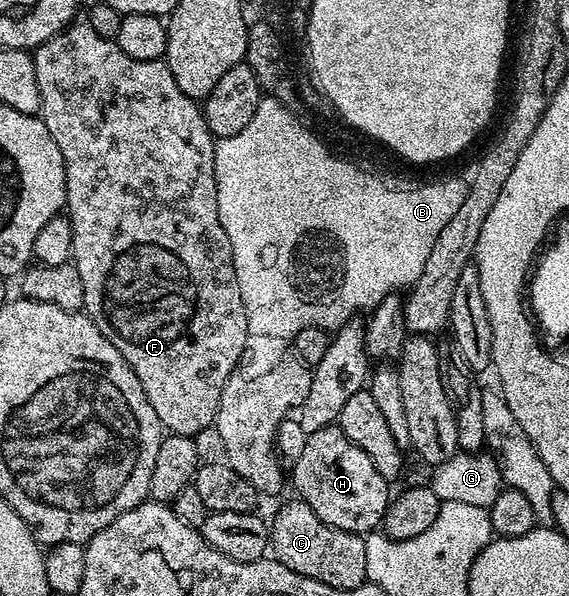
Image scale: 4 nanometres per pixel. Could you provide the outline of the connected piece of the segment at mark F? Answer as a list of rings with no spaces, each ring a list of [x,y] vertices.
[[[87,22],[70,24],[57,36],[52,36],[47,42],[32,49],[31,55],[35,66],[35,82],[39,82],[41,99],[39,118],[47,126],[47,134],[55,138],[59,154],[63,154],[65,208],[73,227],[71,263],[79,270],[79,278],[83,278],[85,295],[83,311],[95,322],[95,326],[99,326],[99,330],[111,342],[111,346],[115,346],[115,350],[123,354],[131,370],[135,370],[135,378],[139,378],[147,394],[147,402],[151,402],[151,410],[155,410],[162,429],[175,436],[200,437],[199,434],[204,428],[214,427],[223,386],[231,370],[235,370],[235,366],[241,360],[251,335],[247,326],[247,310],[243,306],[243,298],[239,294],[239,282],[235,278],[231,242],[219,218],[215,182],[215,137],[209,131],[202,105],[187,94],[183,94],[183,90],[179,90],[179,82],[175,82],[164,59],[131,58],[131,54],[123,54],[123,50],[119,50],[116,40],[108,40],[95,34],[95,30],[91,30]]]

